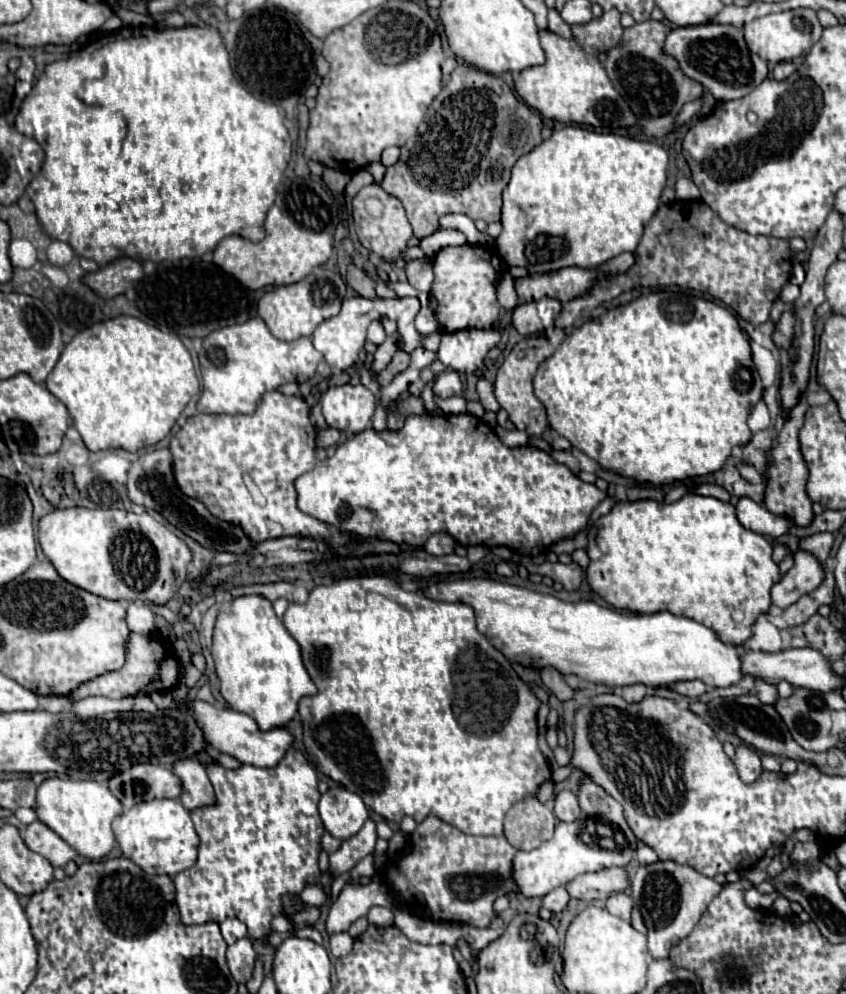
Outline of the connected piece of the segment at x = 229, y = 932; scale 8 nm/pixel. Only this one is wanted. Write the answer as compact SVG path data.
M226 919L220 923L220 929L222 929L222 937L224 941L230 945L242 937L248 937L248 931L246 931L246 925L238 919Z

